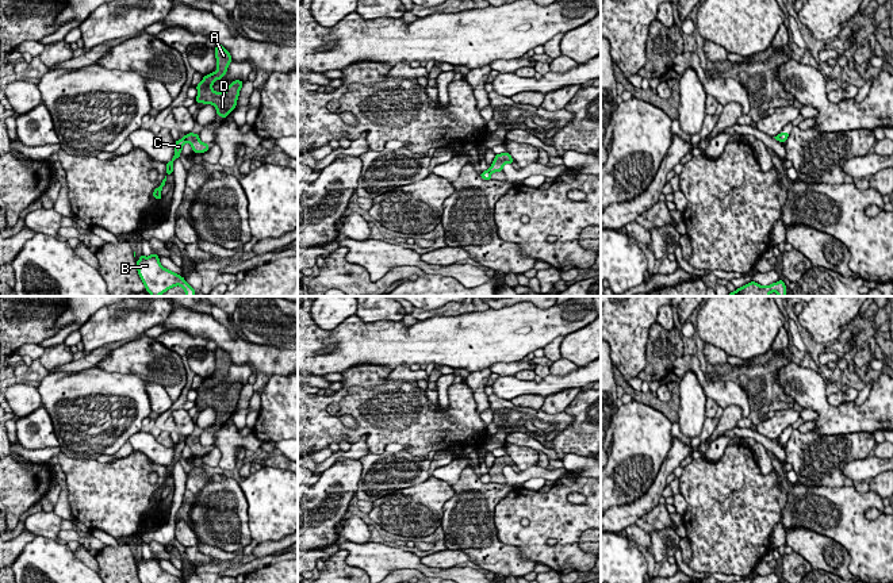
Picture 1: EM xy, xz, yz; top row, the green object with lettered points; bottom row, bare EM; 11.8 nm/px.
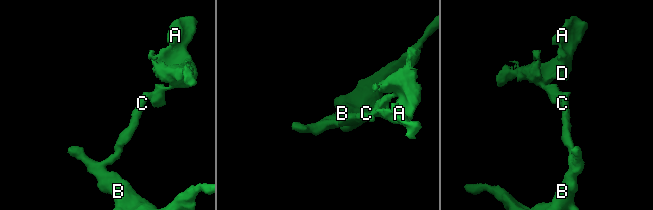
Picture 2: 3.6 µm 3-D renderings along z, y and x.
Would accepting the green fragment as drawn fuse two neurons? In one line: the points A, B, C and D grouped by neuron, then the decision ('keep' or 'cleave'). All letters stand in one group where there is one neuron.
groups A D / B C; cleave

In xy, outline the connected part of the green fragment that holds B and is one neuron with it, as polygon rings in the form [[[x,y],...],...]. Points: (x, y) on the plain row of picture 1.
[[[152,556],[149,560],[141,557],[135,565],[141,583],[184,583],[183,579],[164,571],[156,556]]]

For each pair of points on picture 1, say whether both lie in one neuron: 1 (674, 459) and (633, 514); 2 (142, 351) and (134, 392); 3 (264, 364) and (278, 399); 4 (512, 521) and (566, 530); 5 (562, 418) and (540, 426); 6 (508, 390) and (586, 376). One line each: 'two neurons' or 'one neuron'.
1: one neuron
2: two neurons
3: two neurons
4: one neuron
5: one neuron
6: one neuron

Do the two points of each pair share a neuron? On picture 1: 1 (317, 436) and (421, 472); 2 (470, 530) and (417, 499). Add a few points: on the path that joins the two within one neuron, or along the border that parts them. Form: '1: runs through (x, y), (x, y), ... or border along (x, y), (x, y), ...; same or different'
1: border along (370, 452), (382, 455); different
2: border along (452, 486), (453, 494), (444, 505), (440, 525); different

